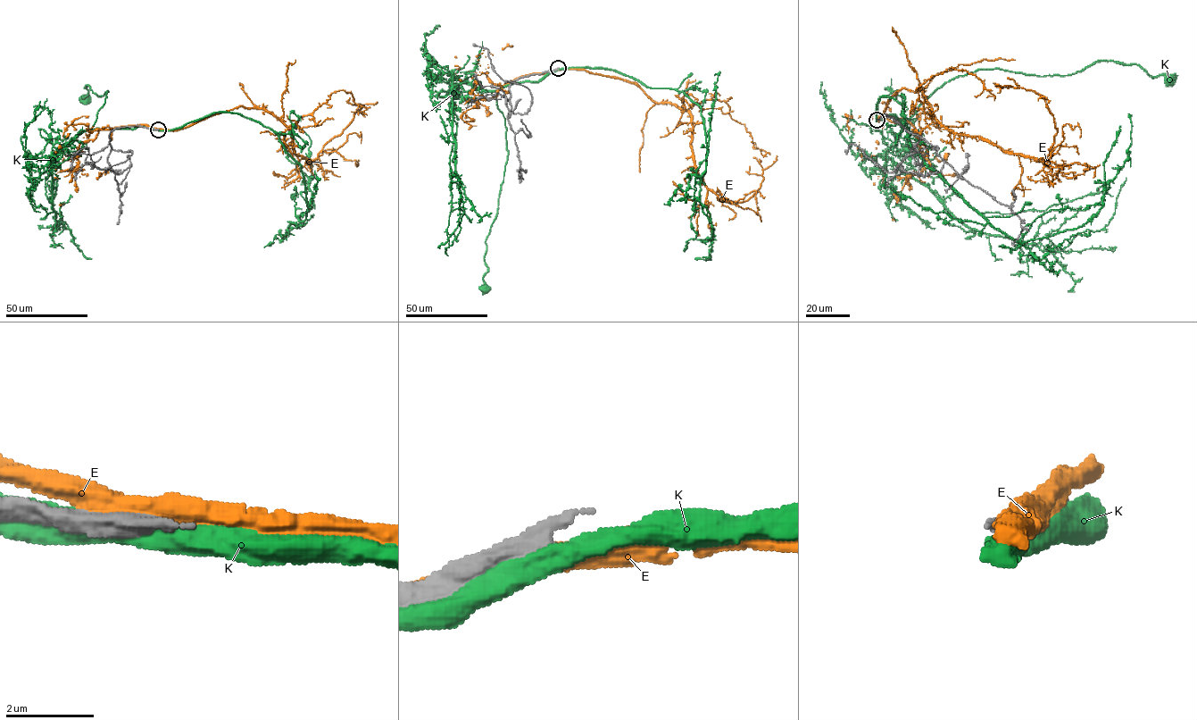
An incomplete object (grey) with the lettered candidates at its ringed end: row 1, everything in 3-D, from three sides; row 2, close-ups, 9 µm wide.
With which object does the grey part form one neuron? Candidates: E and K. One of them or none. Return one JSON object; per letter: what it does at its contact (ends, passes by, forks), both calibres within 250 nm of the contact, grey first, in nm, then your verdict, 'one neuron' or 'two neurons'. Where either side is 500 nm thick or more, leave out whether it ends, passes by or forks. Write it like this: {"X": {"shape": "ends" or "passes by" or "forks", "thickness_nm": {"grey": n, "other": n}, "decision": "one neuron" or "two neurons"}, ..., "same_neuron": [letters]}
{"E": {"thickness_nm": {"grey": 480, "other": 550}, "decision": "two neurons"}, "K": {"thickness_nm": {"grey": 440, "other": 550}, "decision": "two neurons"}, "same_neuron": []}

